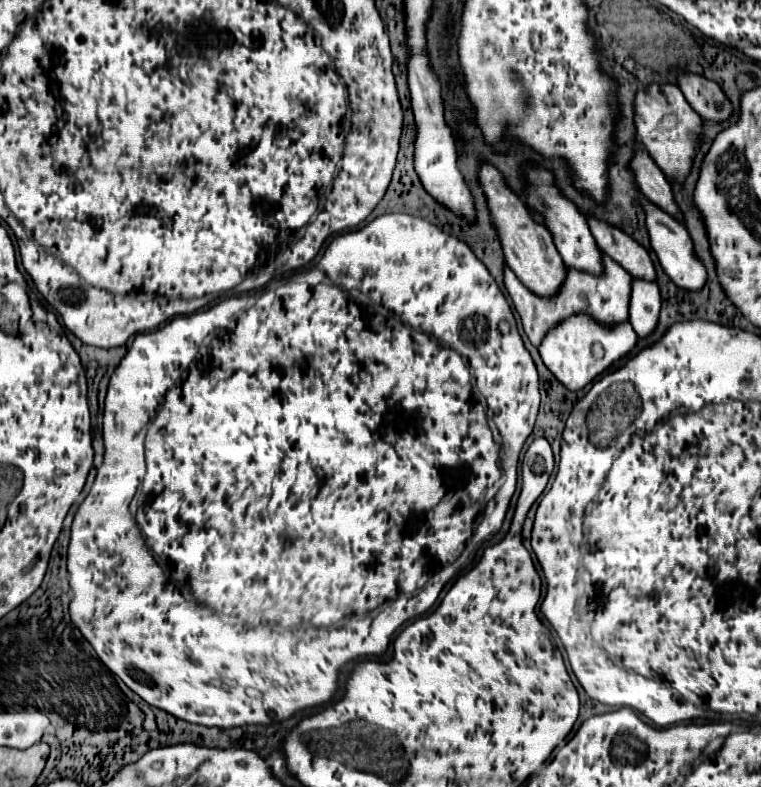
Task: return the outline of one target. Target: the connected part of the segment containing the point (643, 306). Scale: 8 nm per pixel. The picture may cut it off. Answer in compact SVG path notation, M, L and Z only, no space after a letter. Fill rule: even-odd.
M633 277L631 301L629 301L629 323L633 325L639 337L645 337L655 329L659 307L661 307L661 297L659 297L657 283Z

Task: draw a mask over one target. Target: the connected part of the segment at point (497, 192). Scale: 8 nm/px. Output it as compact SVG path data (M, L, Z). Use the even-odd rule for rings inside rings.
M479 165L479 185L487 199L487 207L491 213L491 223L499 235L499 243L505 255L507 265L519 277L519 281L529 287L537 295L553 295L561 285L561 269L565 267L561 255L557 253L549 231L537 223L527 211L525 203L519 195L507 185L503 173L491 165Z

